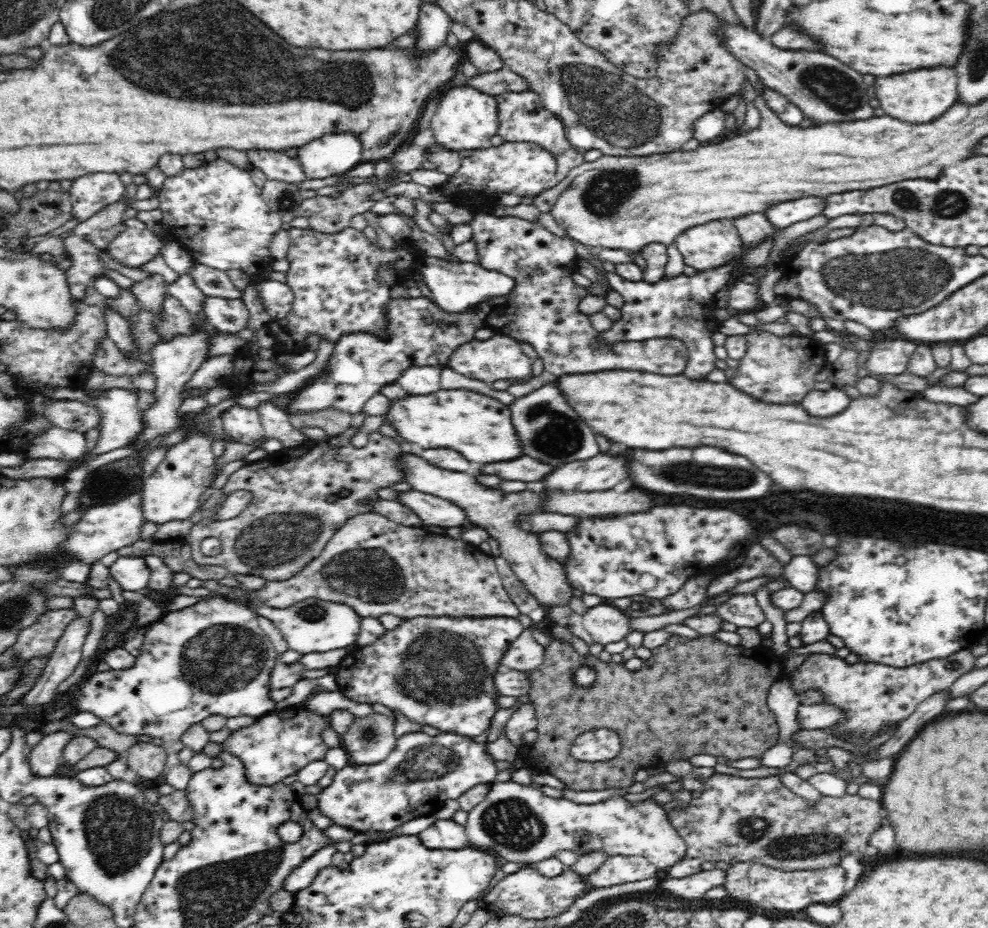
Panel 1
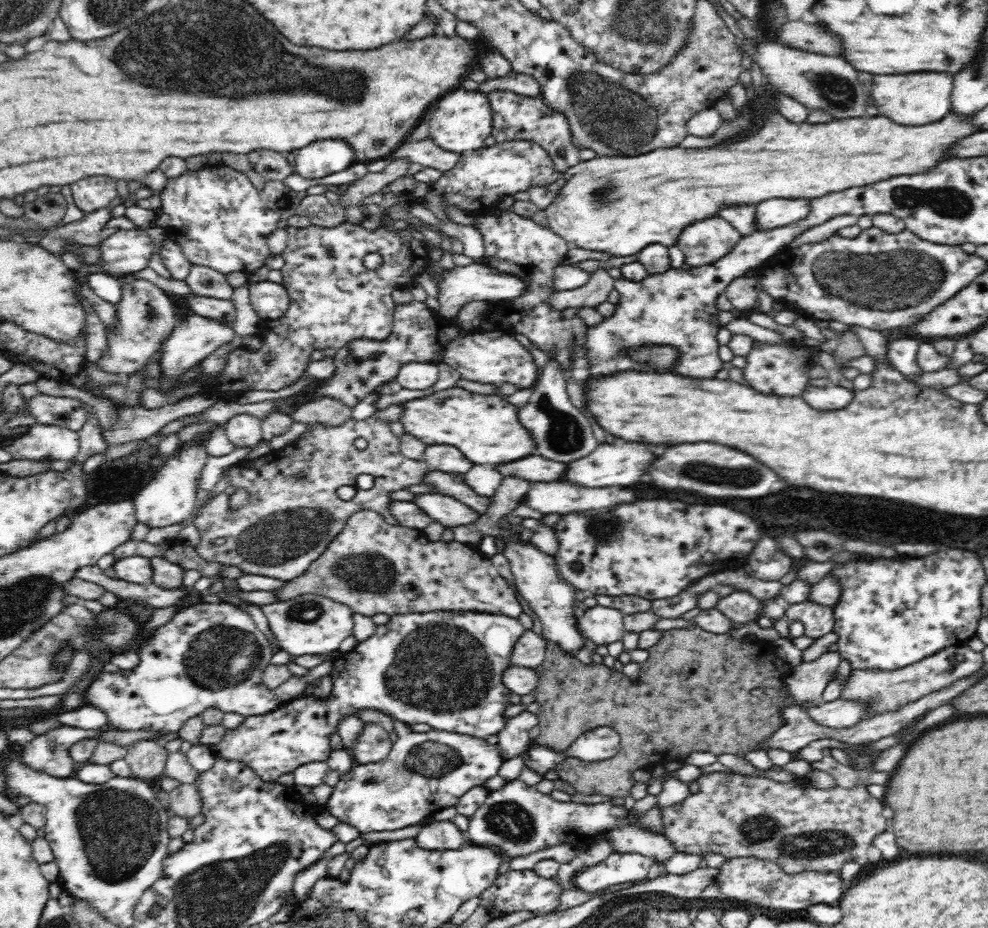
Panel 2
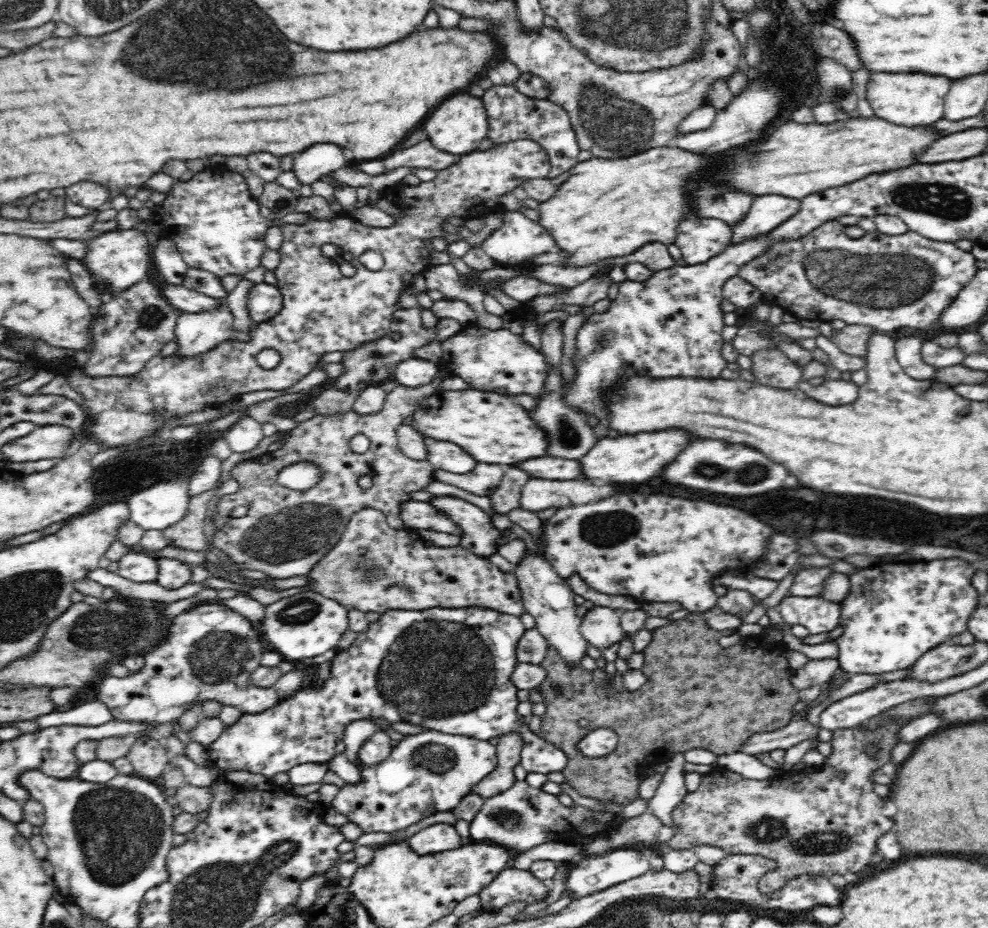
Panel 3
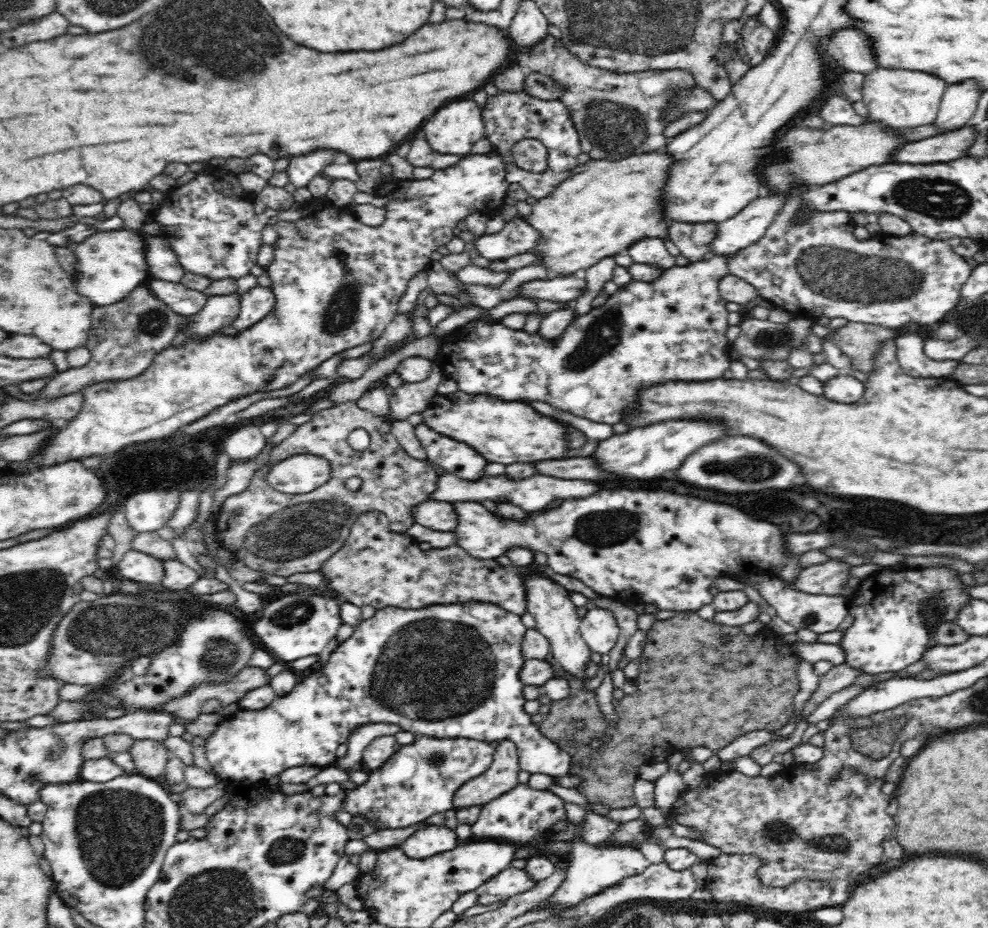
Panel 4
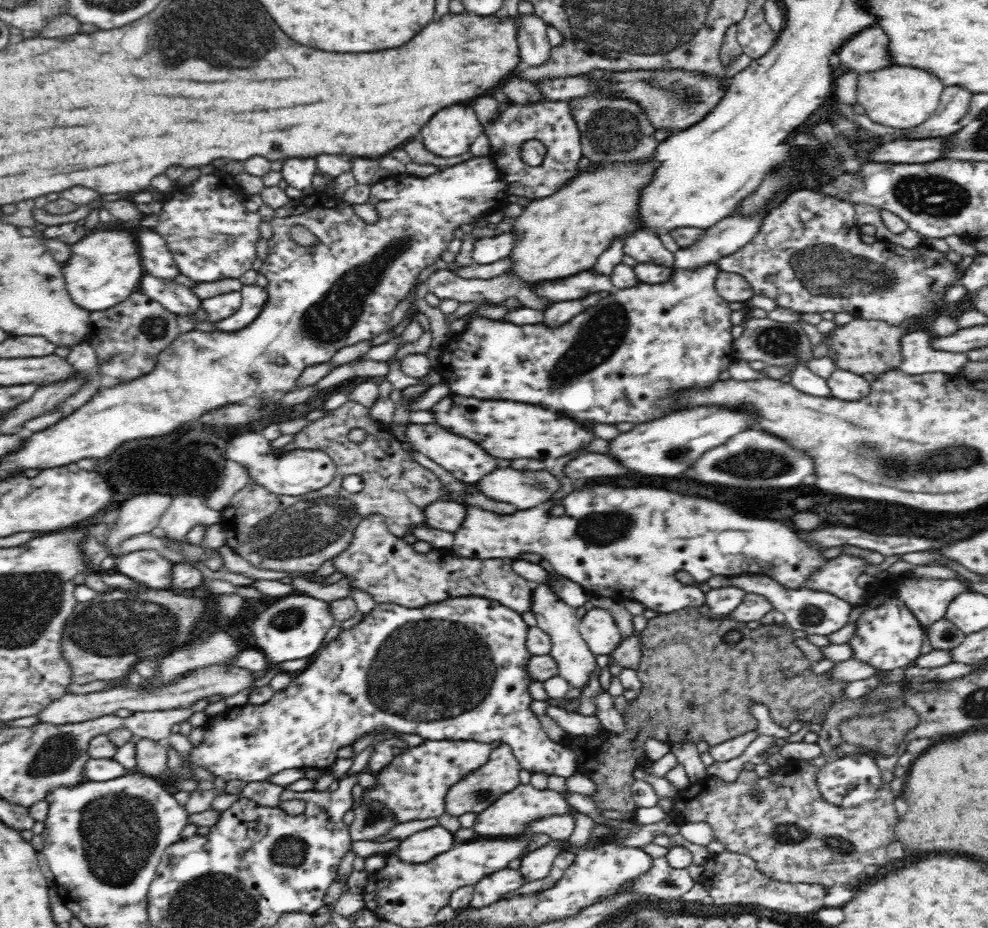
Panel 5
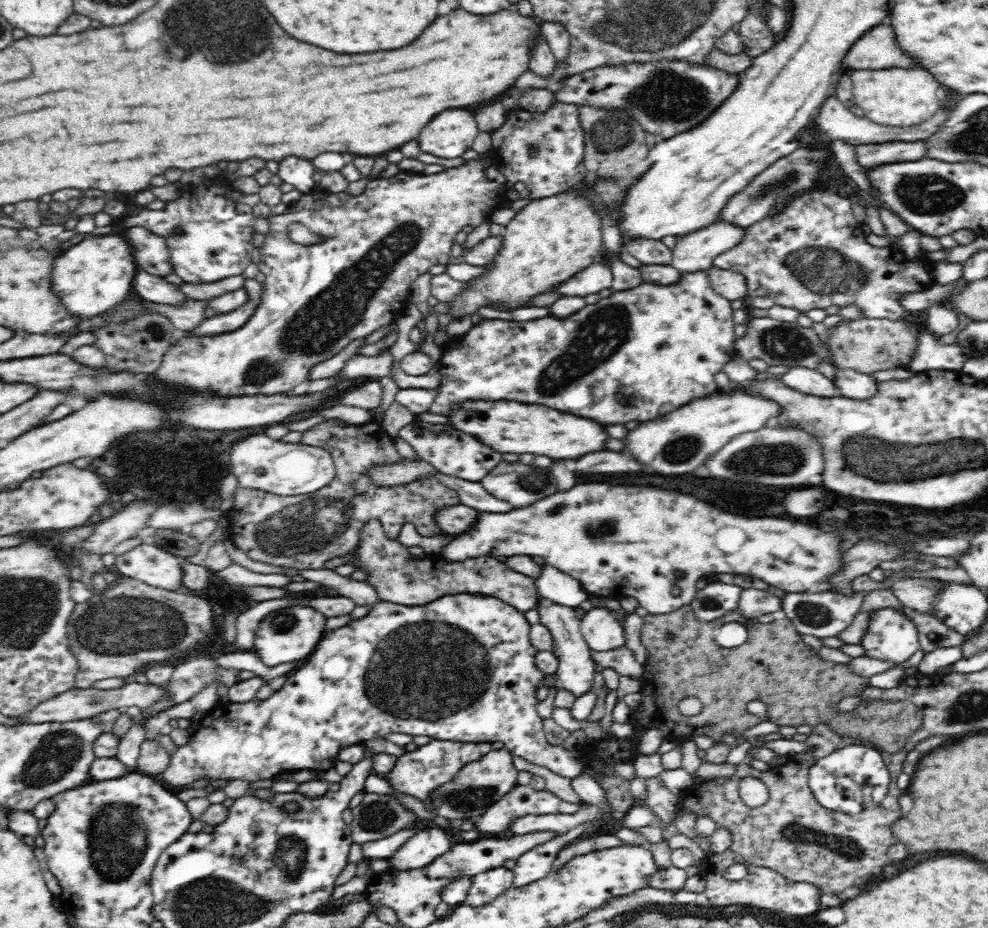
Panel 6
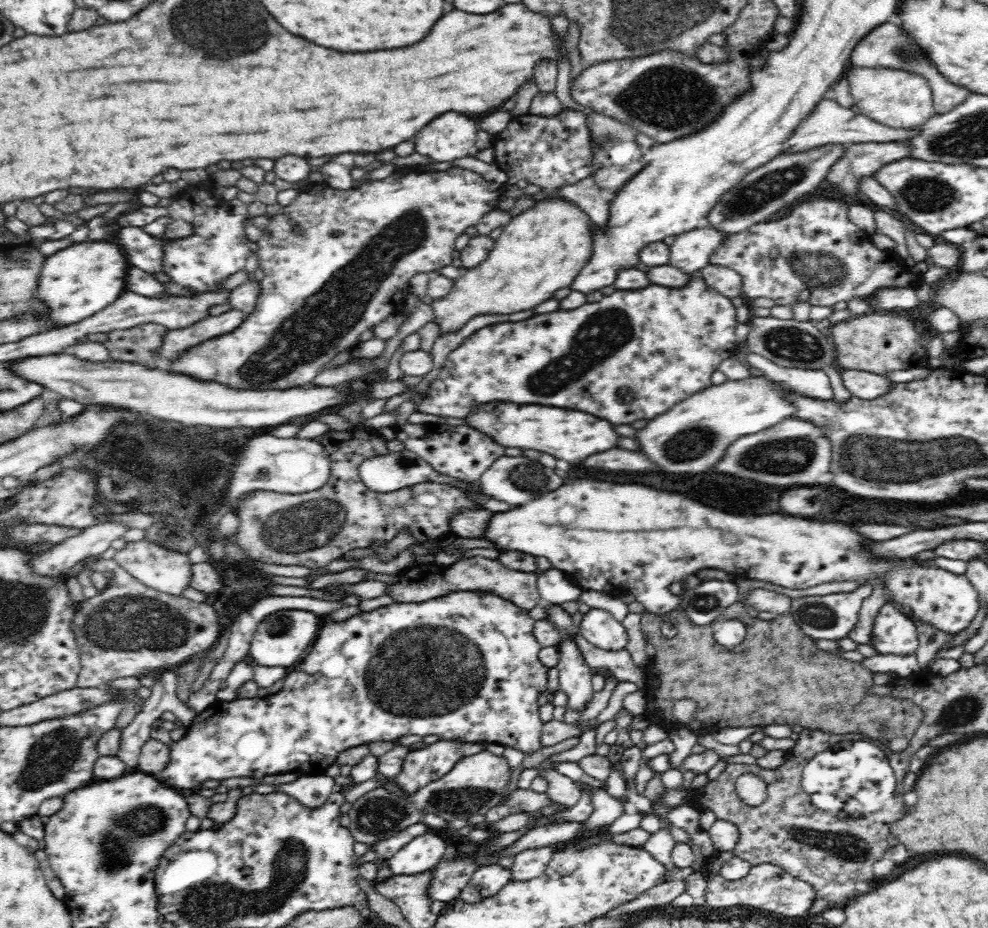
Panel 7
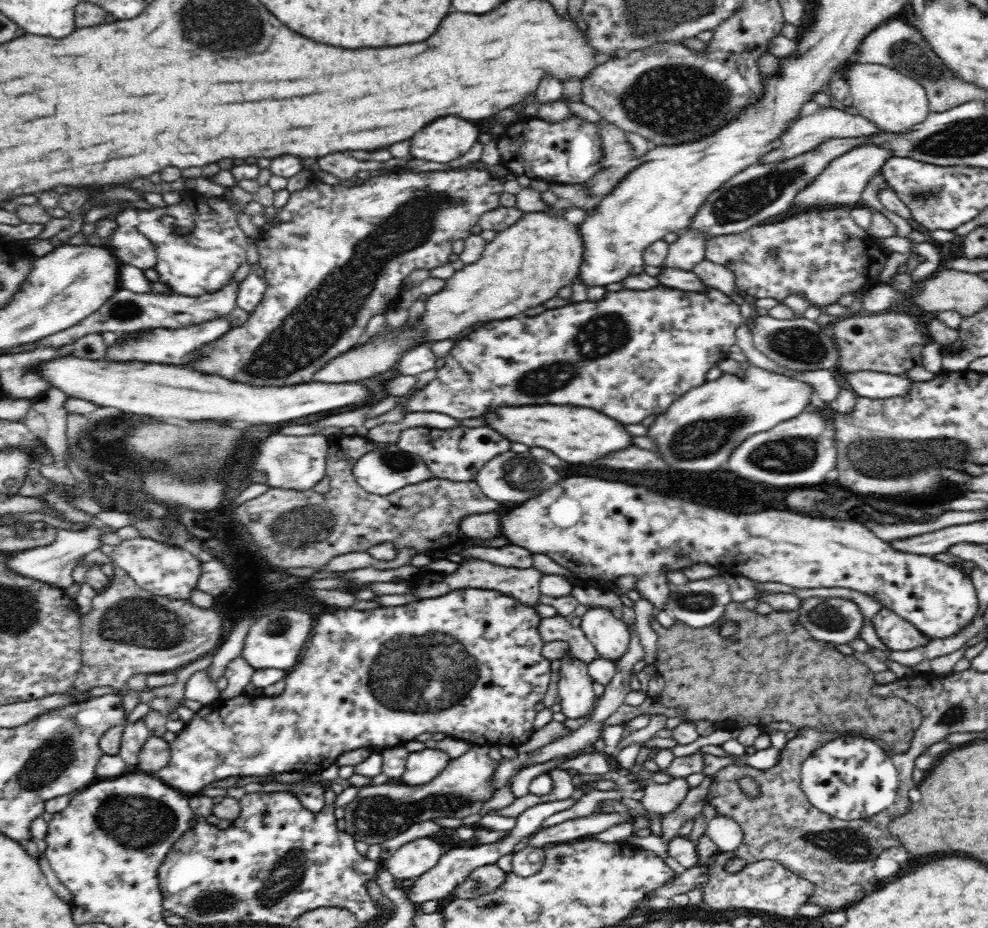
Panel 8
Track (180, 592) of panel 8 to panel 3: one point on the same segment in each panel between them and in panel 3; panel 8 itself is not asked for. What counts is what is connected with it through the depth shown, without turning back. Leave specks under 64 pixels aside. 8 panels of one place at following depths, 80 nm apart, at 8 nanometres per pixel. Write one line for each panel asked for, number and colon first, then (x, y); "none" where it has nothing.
3: (138, 567)
4: (143, 568)
5: (145, 566)
6: (151, 564)
7: (164, 570)

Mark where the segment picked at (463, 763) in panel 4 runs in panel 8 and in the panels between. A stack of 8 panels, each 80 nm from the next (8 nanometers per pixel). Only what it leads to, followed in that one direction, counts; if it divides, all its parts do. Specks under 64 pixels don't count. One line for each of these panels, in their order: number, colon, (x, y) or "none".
5: (414, 785)
6: (418, 773)
7: (421, 766)
8: (422, 766)

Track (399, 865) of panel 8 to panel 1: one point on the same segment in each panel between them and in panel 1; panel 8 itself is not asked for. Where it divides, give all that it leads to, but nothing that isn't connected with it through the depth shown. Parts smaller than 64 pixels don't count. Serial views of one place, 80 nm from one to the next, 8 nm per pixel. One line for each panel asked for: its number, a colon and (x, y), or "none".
1: (448, 835)
2: (439, 836)
3: (439, 837)
4: (430, 840)
5: (422, 846)
6: (425, 846)
7: (424, 852)

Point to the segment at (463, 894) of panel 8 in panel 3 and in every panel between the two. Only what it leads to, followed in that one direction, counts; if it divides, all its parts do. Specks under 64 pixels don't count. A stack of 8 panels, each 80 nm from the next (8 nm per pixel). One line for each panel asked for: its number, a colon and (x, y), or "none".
3: (512, 886)
4: (511, 881)
5: (495, 886)
6: (485, 887)
7: (487, 881)

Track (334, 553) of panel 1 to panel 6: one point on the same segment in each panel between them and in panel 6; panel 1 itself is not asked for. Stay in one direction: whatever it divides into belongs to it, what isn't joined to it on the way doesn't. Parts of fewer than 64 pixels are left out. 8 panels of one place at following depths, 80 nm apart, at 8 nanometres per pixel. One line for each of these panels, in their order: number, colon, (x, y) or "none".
2: (374, 567)
3: (373, 567)
4: (375, 566)
5: (385, 566)
6: (399, 577)

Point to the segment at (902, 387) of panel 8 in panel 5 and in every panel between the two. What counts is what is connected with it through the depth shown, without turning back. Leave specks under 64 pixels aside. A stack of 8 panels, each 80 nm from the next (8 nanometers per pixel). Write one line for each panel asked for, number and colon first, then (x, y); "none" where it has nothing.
5: (844, 385)
6: (851, 384)
7: (865, 385)

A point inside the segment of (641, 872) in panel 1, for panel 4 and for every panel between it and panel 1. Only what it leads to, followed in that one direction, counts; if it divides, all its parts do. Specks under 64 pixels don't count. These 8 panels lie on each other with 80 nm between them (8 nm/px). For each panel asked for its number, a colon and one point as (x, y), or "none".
2: (618, 867)
3: (594, 874)
4: (591, 869)

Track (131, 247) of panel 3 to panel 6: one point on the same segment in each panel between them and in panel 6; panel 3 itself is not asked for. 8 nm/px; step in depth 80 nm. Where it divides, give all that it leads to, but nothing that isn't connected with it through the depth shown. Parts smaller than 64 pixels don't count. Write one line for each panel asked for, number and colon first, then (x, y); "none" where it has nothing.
4: (110, 264)
5: (105, 267)
6: (94, 275)

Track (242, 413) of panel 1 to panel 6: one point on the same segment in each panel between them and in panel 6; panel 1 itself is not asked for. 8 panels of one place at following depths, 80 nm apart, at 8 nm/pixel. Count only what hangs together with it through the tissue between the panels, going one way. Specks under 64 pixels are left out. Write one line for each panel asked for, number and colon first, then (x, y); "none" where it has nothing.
2: (243, 429)
3: (244, 435)
4: (246, 442)
5: (300, 471)
6: (286, 469)

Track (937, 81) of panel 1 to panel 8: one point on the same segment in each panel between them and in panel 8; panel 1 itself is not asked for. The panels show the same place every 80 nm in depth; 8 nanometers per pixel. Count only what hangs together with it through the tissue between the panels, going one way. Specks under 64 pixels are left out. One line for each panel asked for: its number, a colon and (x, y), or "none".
2: (914, 99)
3: (906, 99)
4: (899, 98)
5: (899, 97)
6: (894, 97)
7: (899, 99)
8: (894, 102)

